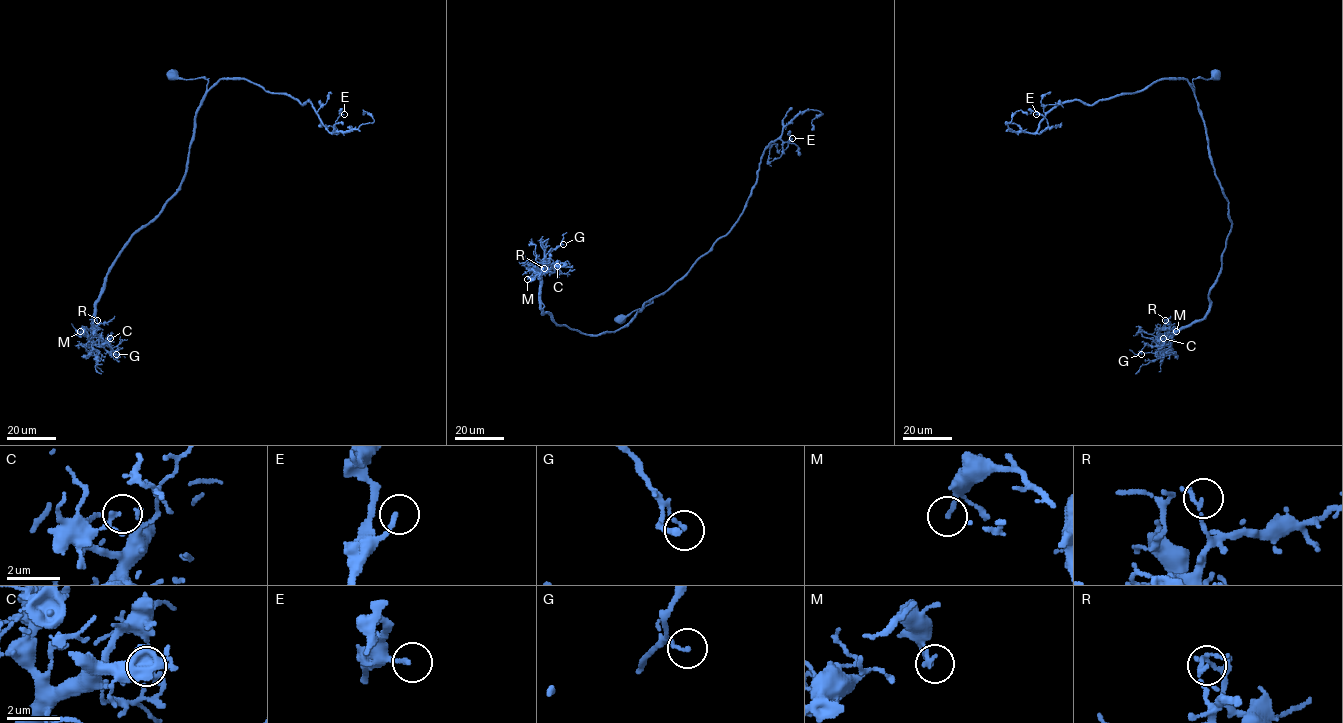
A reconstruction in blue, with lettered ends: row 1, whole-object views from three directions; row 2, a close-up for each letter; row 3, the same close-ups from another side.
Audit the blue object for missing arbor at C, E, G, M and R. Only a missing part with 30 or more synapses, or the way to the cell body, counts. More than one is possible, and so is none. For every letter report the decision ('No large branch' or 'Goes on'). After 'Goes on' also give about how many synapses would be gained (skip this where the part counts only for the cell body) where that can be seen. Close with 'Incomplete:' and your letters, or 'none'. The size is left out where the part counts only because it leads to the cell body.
C: No large branch
E: No large branch
G: No large branch
M: No large branch
R: No large branch
Incomplete: none

